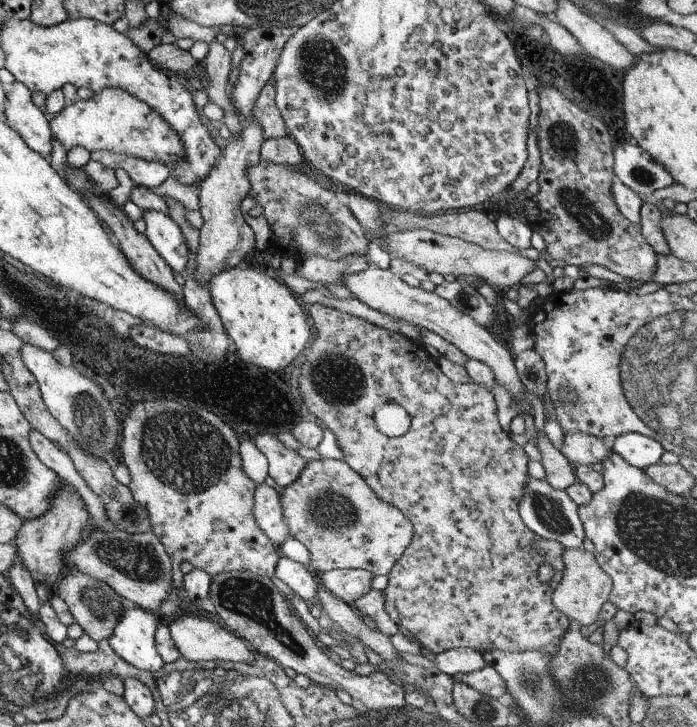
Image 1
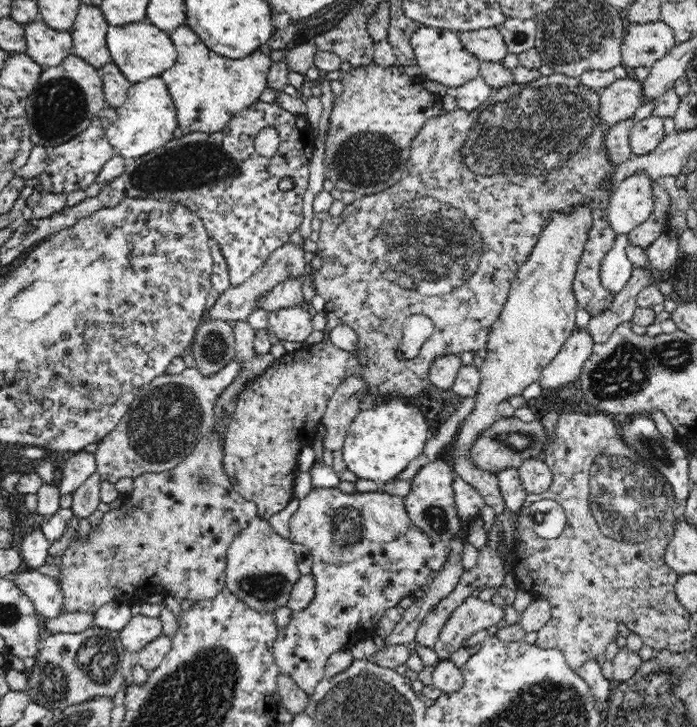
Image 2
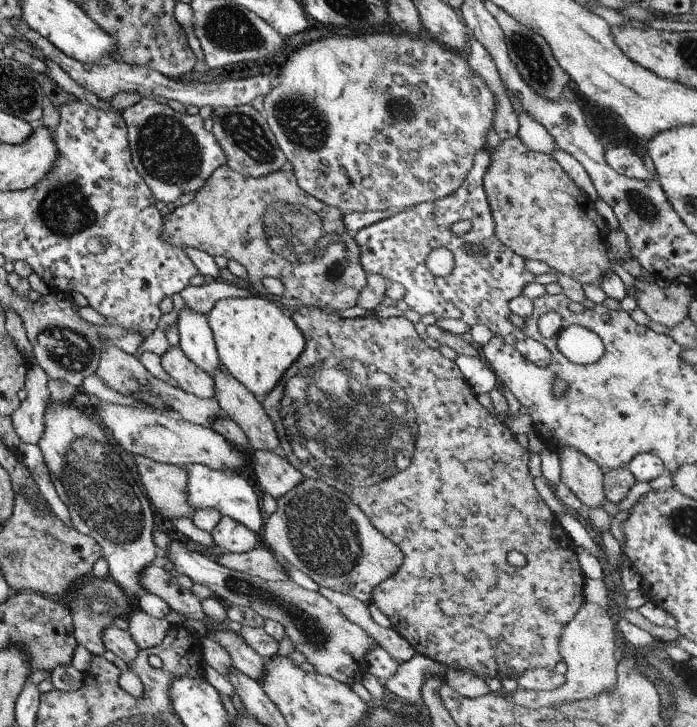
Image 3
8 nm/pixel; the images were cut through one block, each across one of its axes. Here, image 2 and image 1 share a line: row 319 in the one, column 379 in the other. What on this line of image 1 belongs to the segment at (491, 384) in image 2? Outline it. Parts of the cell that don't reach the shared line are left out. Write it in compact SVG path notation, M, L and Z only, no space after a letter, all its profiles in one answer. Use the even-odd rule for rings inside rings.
M321 458L307 461L297 480L283 487L281 510L287 530L309 550L309 567L316 574L333 569L363 569L374 576L386 575L399 560L412 536L411 521L400 511L383 502L357 472L342 460Z

